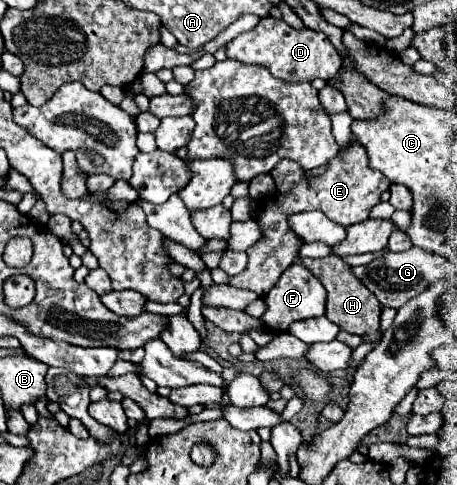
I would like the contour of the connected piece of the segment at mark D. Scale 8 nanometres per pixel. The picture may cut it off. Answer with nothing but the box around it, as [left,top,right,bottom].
[227,18,341,82]

